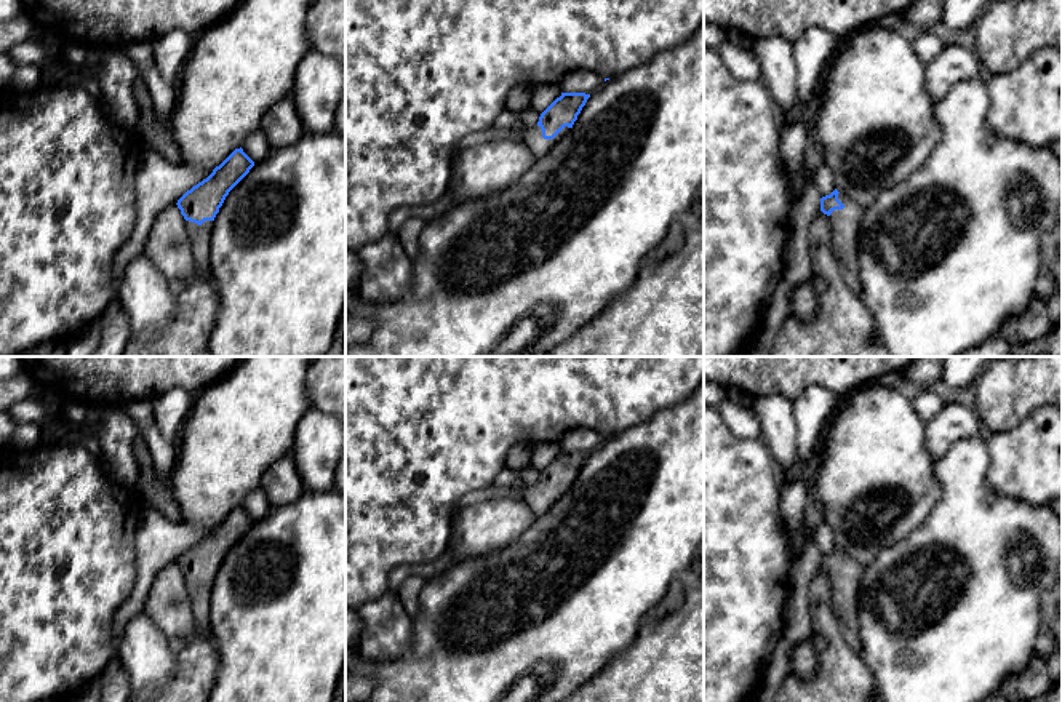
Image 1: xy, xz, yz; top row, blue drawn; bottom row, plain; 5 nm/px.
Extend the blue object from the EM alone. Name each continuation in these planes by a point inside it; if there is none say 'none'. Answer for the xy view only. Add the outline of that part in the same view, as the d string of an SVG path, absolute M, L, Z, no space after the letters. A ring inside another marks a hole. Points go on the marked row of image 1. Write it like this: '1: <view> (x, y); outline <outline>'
1: xy (199, 235); outline M186 221L186 230L195 261L195 270L202 272L208 267L213 221L205 221L202 225Z

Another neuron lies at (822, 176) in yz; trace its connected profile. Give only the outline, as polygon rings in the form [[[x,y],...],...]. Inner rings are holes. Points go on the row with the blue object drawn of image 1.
[[[822,165],[812,173],[812,181],[822,197],[830,195],[835,187],[835,177],[828,166]]]

